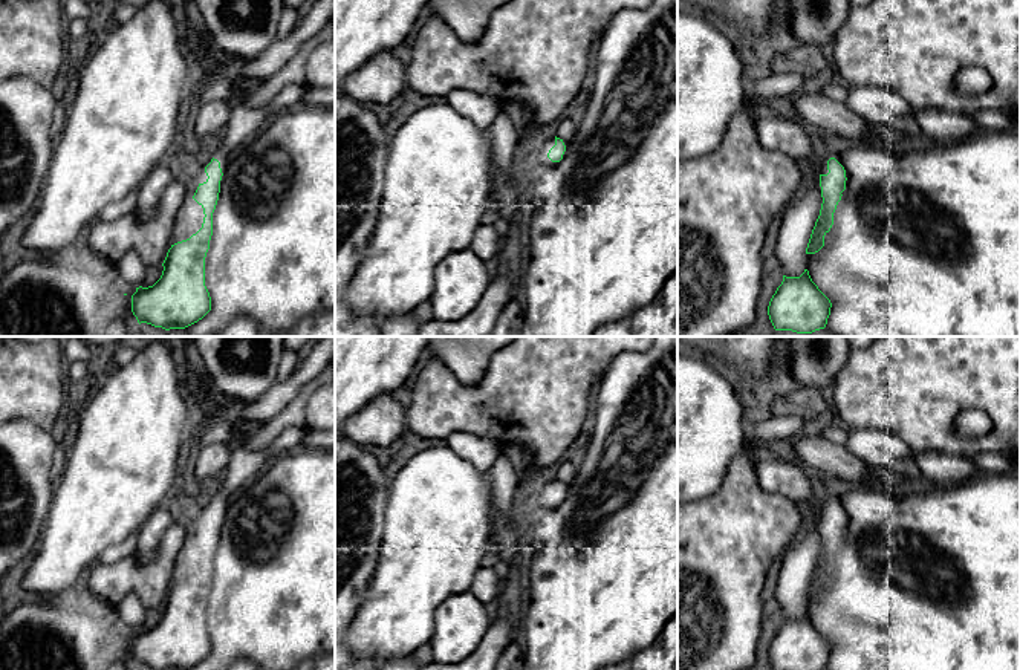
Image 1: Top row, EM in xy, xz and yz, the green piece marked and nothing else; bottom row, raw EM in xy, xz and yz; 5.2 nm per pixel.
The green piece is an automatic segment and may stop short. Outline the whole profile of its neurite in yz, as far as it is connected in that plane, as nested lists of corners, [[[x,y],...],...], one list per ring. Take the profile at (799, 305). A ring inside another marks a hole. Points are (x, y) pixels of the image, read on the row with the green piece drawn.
[[[804,269],[800,277],[783,275],[769,301],[768,315],[775,330],[812,333],[826,327],[830,307],[830,300]]]

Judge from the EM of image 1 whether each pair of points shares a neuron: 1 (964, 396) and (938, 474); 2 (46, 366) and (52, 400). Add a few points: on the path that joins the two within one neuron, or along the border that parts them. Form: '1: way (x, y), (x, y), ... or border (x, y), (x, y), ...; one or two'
1: border (912, 453), (950, 453), (968, 459); two
2: way (46, 374), (46, 392); one

